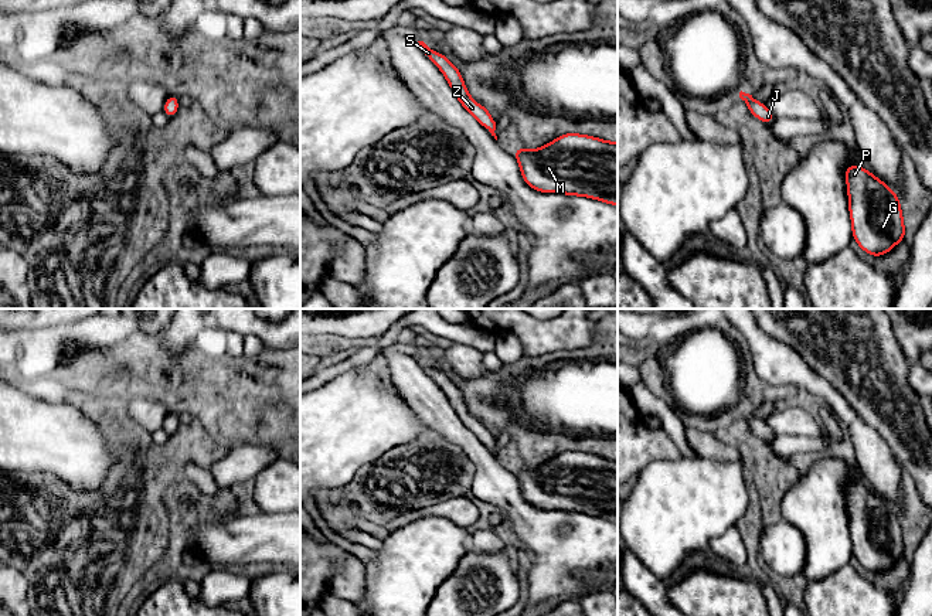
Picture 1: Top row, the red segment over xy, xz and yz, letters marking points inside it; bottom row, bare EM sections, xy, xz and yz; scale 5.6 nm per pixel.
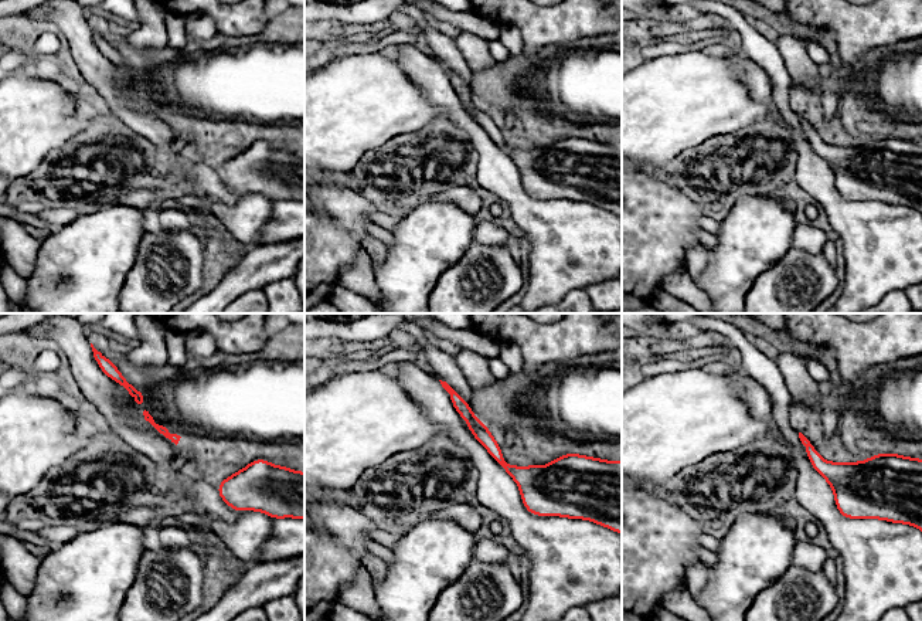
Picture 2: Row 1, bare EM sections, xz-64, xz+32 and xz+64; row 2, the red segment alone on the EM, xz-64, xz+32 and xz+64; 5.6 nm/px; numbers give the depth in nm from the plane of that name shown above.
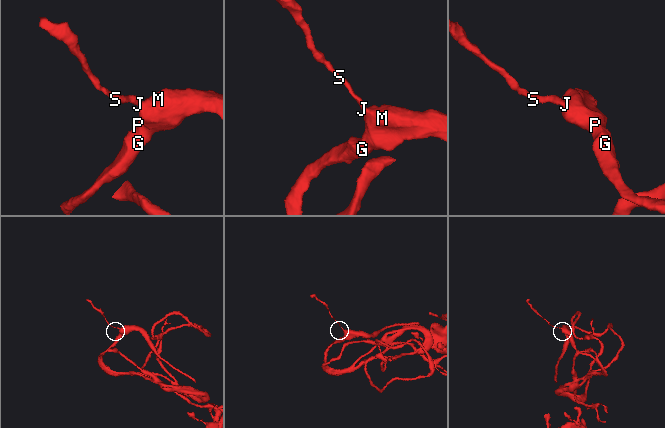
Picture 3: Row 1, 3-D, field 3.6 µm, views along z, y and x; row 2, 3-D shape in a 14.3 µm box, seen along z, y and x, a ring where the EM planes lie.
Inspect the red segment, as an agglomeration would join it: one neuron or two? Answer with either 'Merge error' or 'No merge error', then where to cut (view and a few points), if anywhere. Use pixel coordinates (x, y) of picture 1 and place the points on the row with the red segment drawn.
No merge error. No split

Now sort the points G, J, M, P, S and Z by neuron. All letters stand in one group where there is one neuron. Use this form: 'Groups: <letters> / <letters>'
Groups: G J M P S Z

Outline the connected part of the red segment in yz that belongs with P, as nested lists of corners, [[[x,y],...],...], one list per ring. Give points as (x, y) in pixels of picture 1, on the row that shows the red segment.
[[[847,166],[846,181],[853,239],[880,258],[905,239],[898,195],[861,166]]]

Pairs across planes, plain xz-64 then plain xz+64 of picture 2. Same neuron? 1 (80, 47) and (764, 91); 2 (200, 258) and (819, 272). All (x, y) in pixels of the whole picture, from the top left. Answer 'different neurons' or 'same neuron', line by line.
1: same neuron
2: same neuron

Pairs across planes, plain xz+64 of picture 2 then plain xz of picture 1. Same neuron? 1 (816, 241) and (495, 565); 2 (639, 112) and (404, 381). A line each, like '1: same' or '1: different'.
1: different
2: different

